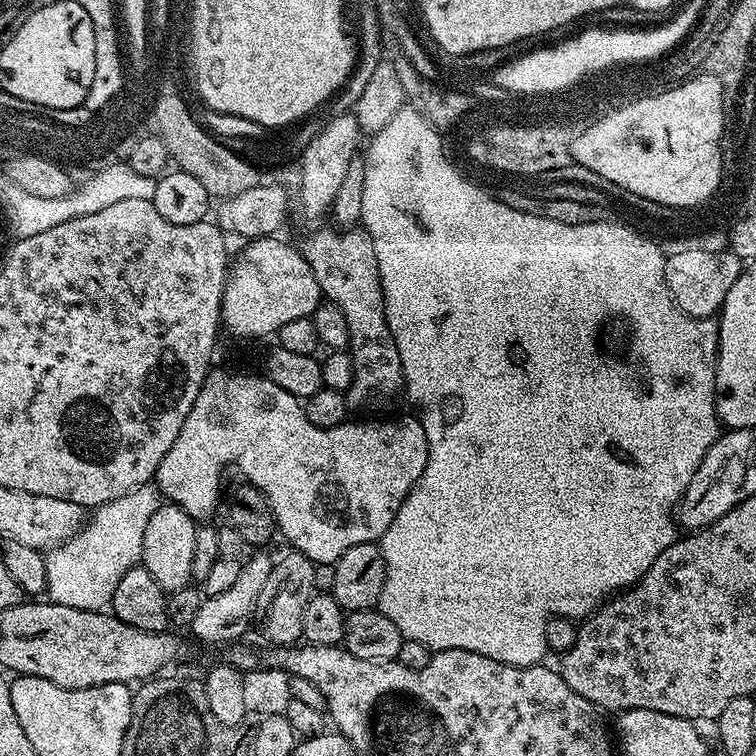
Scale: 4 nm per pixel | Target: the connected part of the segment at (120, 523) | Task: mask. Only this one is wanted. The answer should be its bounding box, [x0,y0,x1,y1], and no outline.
[44,483,161,612]

